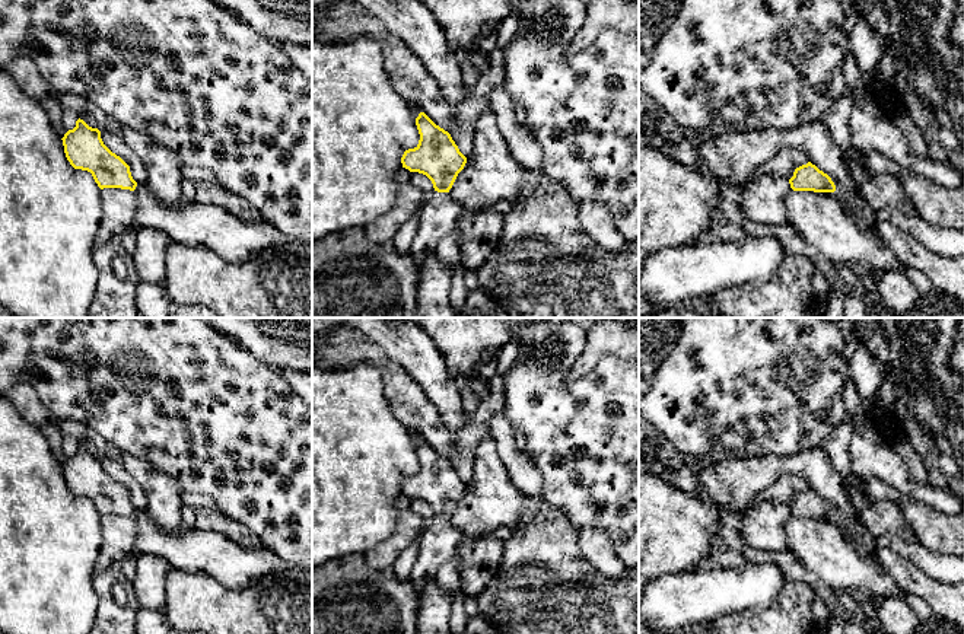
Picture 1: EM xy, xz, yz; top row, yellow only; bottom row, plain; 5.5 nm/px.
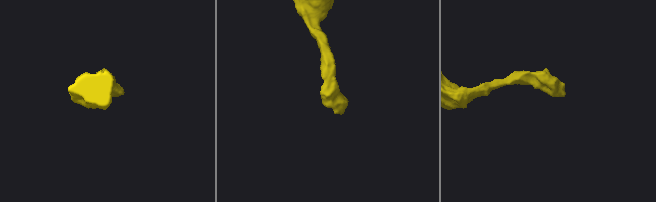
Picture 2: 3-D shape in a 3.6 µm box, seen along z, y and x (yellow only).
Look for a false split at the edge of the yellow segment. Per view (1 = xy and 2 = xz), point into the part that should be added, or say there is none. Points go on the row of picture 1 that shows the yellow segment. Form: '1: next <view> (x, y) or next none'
1: next none
2: next xz (439, 216)

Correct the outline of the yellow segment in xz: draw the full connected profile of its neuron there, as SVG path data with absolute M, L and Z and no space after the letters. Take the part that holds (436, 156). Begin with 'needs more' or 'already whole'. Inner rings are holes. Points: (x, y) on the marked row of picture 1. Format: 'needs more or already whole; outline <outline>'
needs more; outline M424 112L416 118L419 144L404 152L403 168L426 175L435 191L427 195L419 217L410 255L419 264L427 254L435 254L440 239L456 227L461 206L449 195L467 157L459 152L451 134L436 125Z

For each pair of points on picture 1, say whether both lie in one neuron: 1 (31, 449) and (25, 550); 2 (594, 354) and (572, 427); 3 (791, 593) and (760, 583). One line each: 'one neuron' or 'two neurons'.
1: one neuron
2: two neurons
3: two neurons

